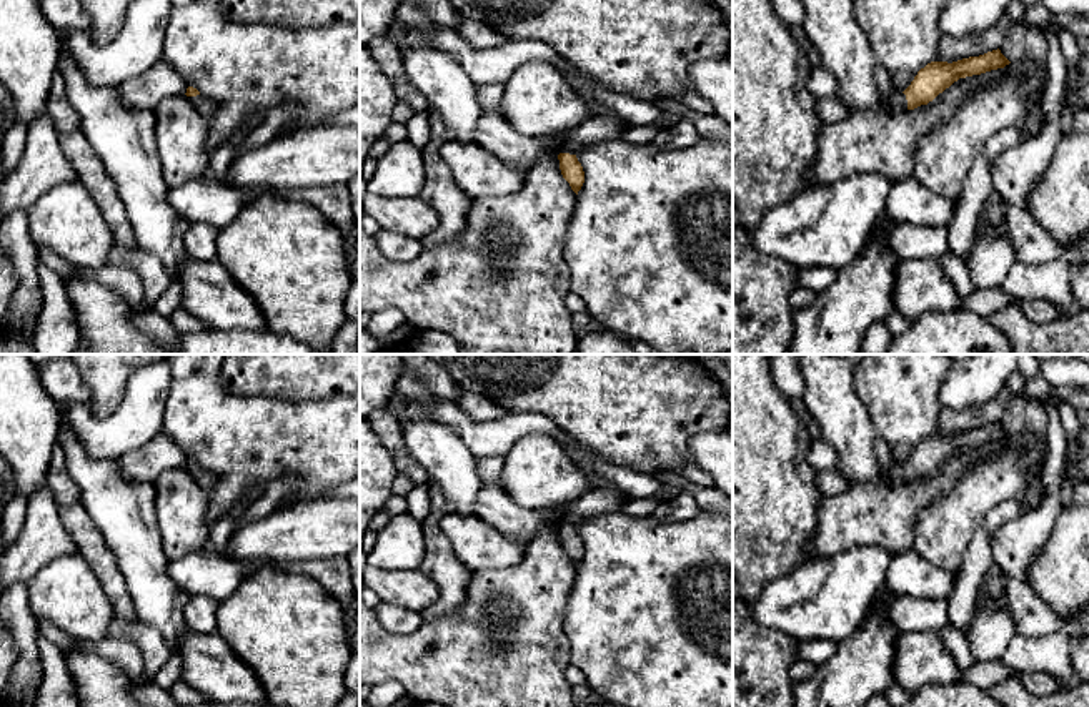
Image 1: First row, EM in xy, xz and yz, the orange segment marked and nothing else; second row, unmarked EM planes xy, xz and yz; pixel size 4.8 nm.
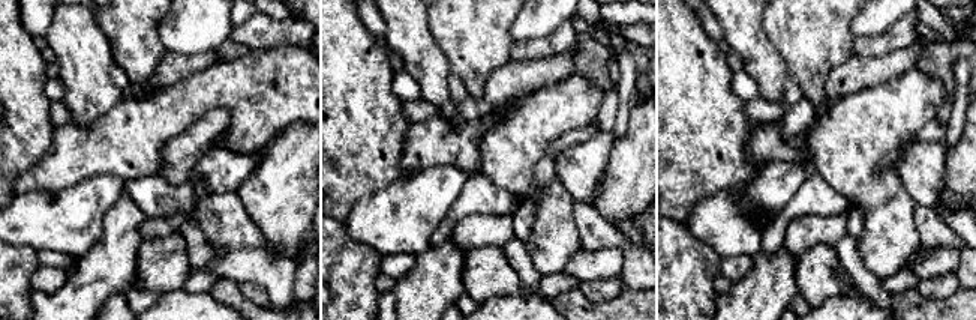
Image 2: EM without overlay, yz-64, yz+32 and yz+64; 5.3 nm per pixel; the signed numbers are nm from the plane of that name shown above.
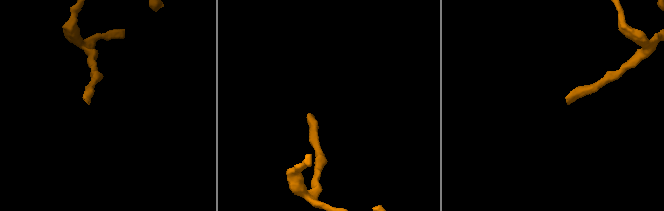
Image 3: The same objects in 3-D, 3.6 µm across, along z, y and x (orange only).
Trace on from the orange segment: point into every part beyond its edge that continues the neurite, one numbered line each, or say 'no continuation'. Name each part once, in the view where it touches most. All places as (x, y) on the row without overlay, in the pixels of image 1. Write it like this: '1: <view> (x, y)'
1: yz (898, 473)

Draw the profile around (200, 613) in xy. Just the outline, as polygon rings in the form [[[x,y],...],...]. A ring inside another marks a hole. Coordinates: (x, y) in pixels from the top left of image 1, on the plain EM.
[[[191,596],[185,606],[183,617],[188,629],[200,634],[208,634],[216,632],[216,611],[216,601],[203,596]]]

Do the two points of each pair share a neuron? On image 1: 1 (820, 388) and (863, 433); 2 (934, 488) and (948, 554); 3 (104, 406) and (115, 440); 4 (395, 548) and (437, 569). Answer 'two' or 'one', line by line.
1: one
2: two
3: two
4: two

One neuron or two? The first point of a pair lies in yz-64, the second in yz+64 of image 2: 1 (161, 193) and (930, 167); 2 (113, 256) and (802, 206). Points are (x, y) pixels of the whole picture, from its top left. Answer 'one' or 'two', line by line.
1: one
2: two

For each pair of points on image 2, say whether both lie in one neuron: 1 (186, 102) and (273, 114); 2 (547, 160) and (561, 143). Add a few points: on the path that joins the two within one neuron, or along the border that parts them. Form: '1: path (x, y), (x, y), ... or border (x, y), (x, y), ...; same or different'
1: path (207, 96), (252, 96); same
2: path (550, 155), (556, 147); same

